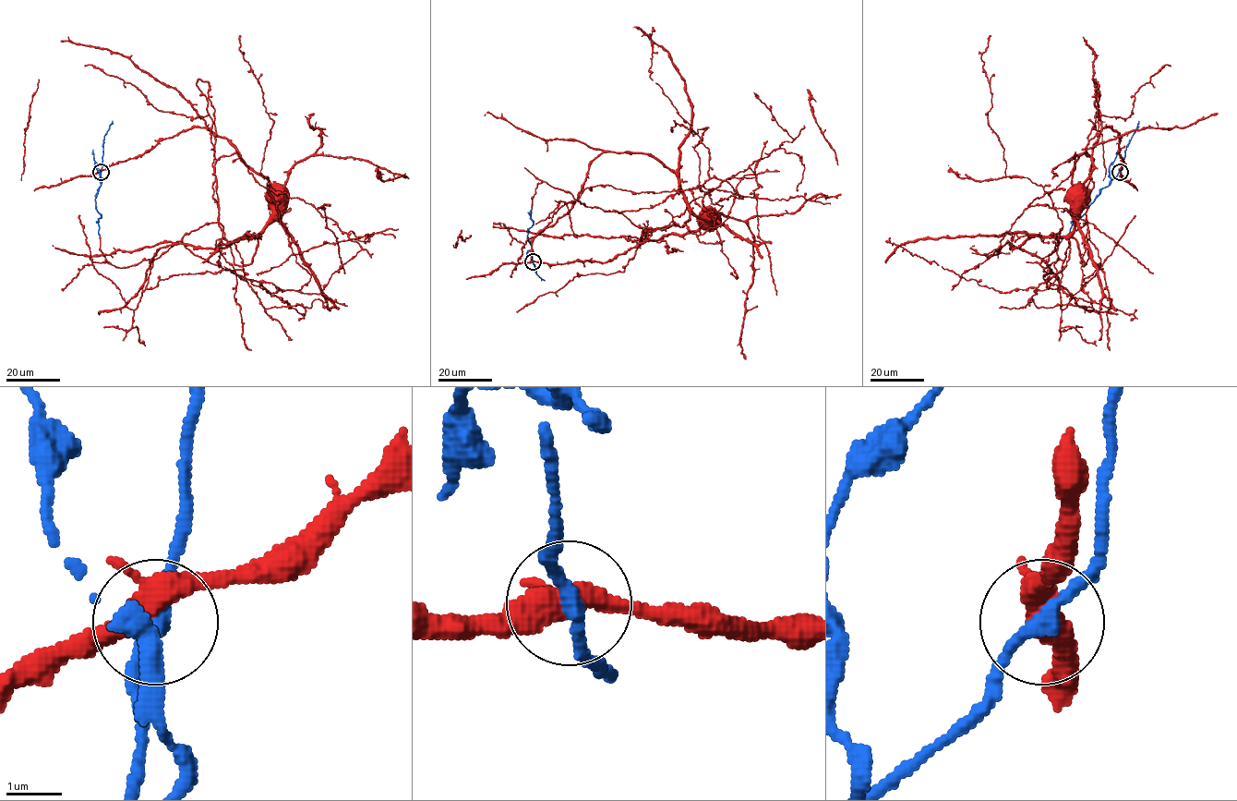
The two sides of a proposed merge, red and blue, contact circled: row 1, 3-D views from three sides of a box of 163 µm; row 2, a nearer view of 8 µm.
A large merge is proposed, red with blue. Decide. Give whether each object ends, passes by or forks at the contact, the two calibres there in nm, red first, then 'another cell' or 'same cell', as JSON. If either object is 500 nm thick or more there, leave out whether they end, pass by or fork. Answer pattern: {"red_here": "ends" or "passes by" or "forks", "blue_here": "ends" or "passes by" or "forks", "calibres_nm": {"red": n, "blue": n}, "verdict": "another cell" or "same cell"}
{"red_here": "forks", "blue_here": "passes by", "calibres_nm": {"red": 400, "blue": 260}, "verdict": "same cell"}

